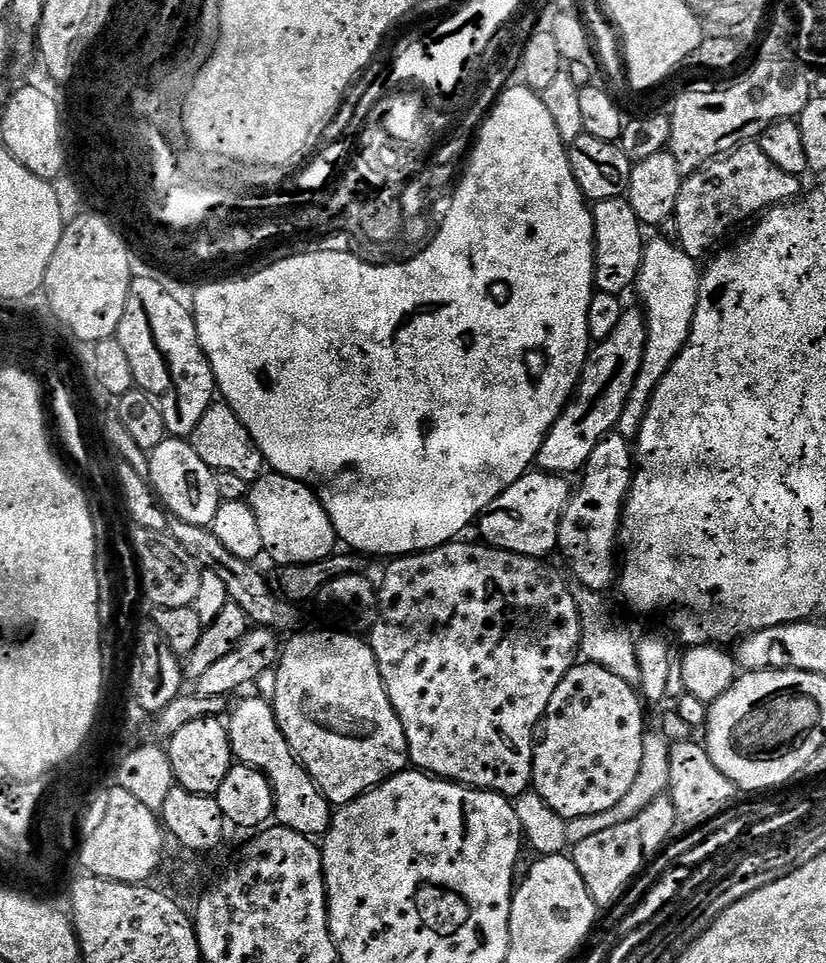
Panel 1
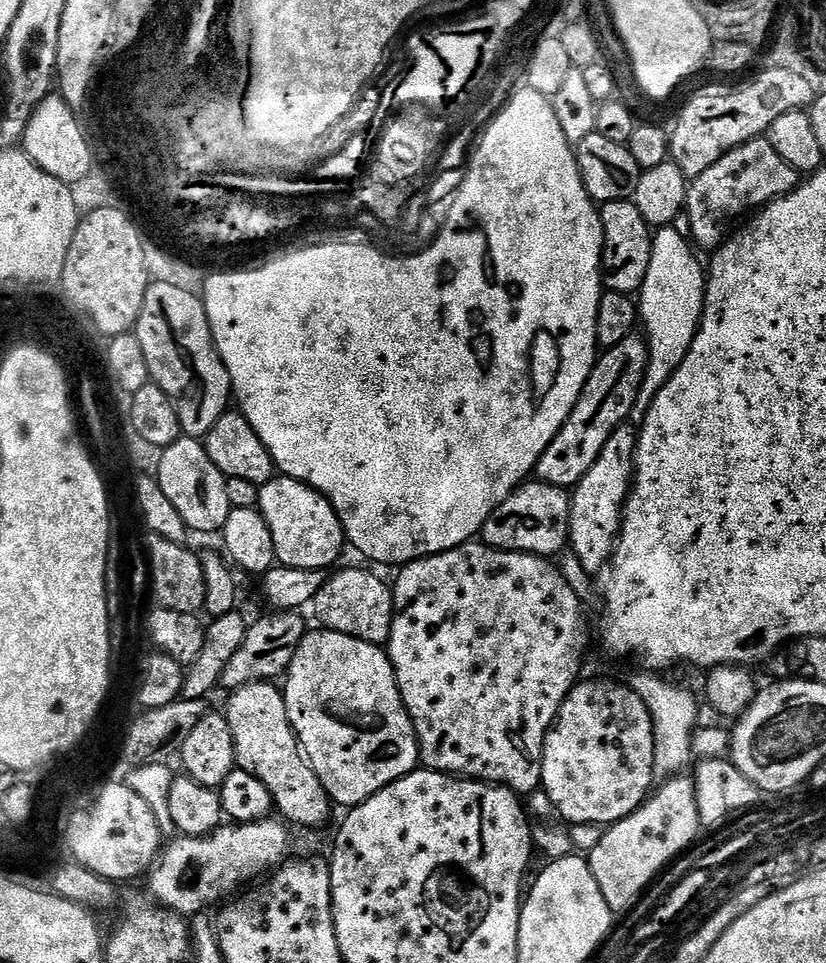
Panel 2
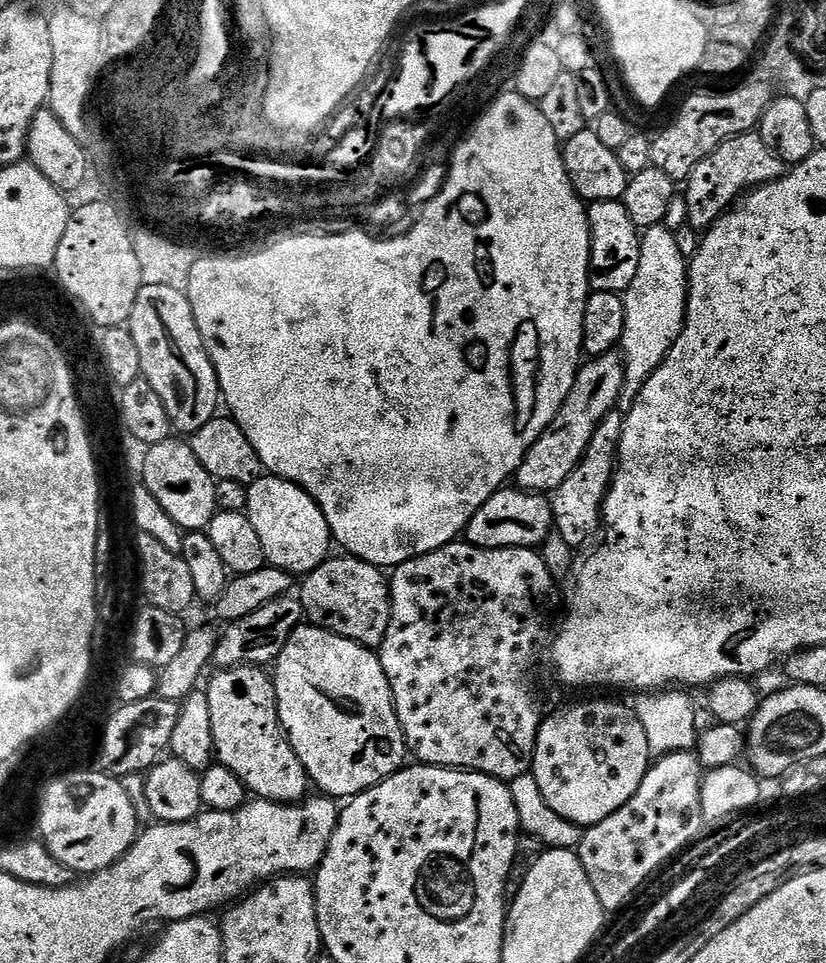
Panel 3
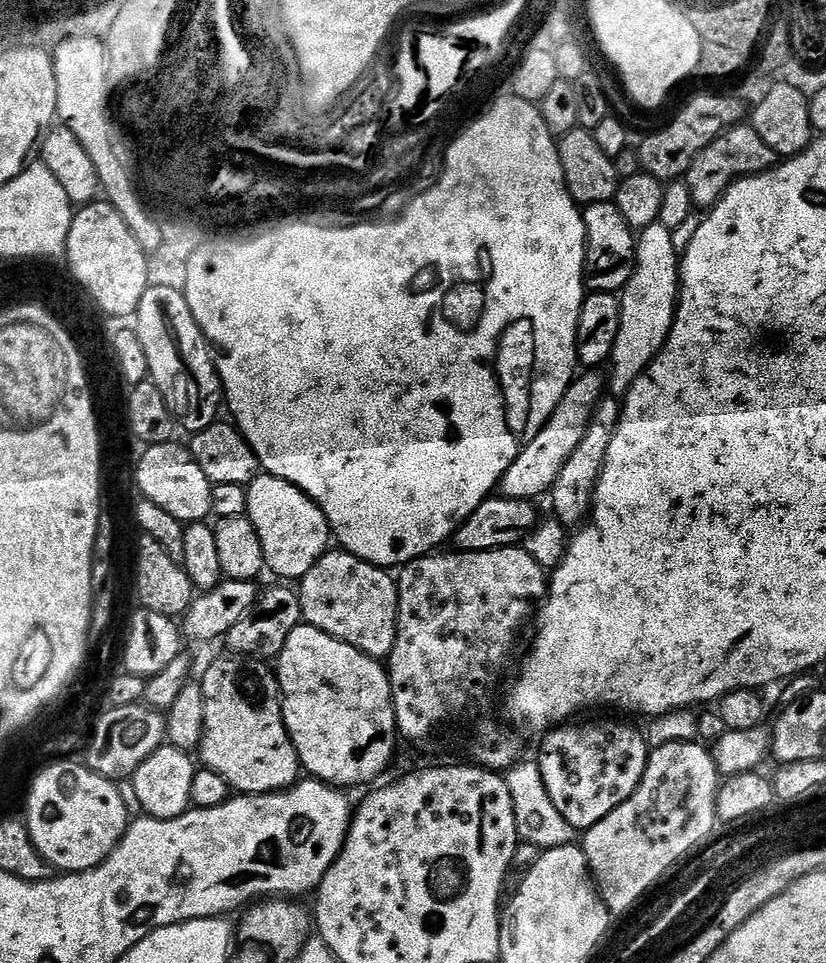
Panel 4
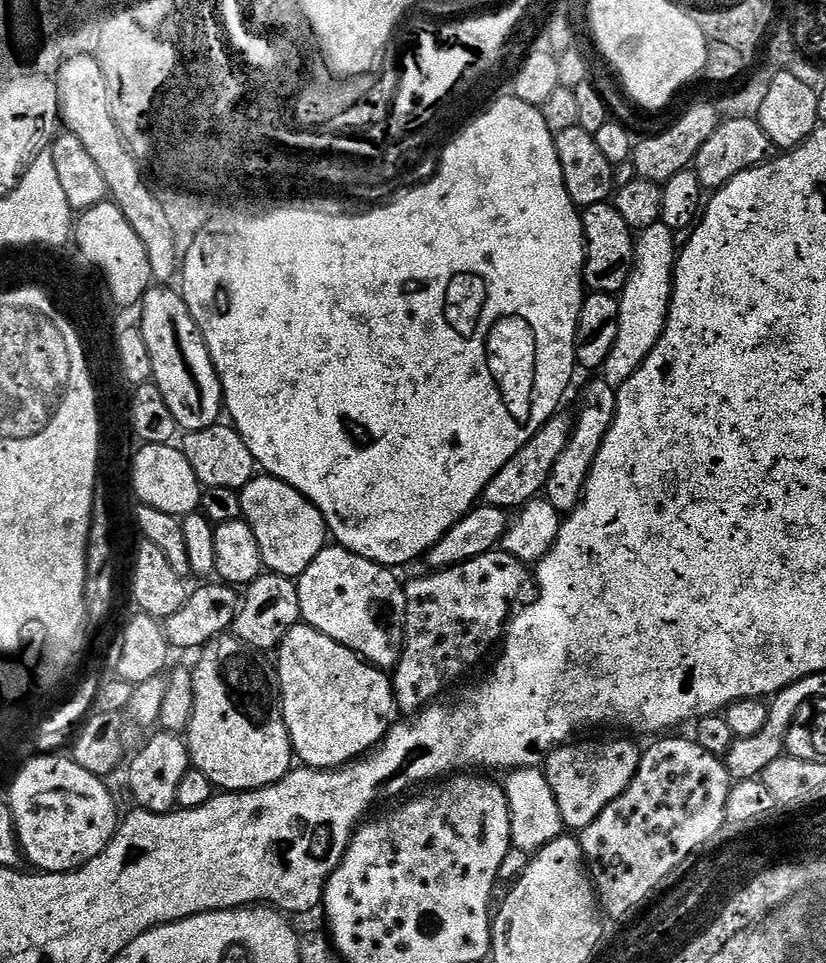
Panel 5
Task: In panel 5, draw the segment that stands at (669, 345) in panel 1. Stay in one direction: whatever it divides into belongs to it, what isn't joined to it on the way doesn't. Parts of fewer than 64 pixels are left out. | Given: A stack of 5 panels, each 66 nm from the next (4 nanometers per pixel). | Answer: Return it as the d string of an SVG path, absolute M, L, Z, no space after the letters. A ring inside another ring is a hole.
M658 223L639 233L635 242L632 273L624 289L618 293L618 338L602 369L602 379L614 389L622 387L630 374L634 374L644 365L644 359L661 337L668 317L668 303L672 301L672 277L678 255L677 233L671 232L665 224Z

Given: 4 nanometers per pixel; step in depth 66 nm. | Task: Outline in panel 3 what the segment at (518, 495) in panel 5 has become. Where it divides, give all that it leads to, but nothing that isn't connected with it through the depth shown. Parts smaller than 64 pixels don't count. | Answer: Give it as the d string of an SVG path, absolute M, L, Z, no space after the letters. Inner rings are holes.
M613 350L604 356L593 356L576 373L576 381L570 394L562 402L558 414L546 426L546 430L530 446L522 466L514 477L515 487L537 494L552 494L578 466L578 462L586 454L586 446L590 438L594 438L594 430L606 418L606 414L617 411L620 395L624 392L626 369L624 358L619 351Z

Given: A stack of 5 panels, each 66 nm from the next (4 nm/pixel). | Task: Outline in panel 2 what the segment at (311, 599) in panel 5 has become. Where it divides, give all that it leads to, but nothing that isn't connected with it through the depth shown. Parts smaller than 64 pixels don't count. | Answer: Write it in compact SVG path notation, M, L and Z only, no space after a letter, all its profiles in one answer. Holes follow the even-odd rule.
M344 568L335 572L325 579L312 598L310 608L316 611L316 620L320 623L317 625L329 632L341 632L371 644L383 645L391 624L391 587L364 568Z

